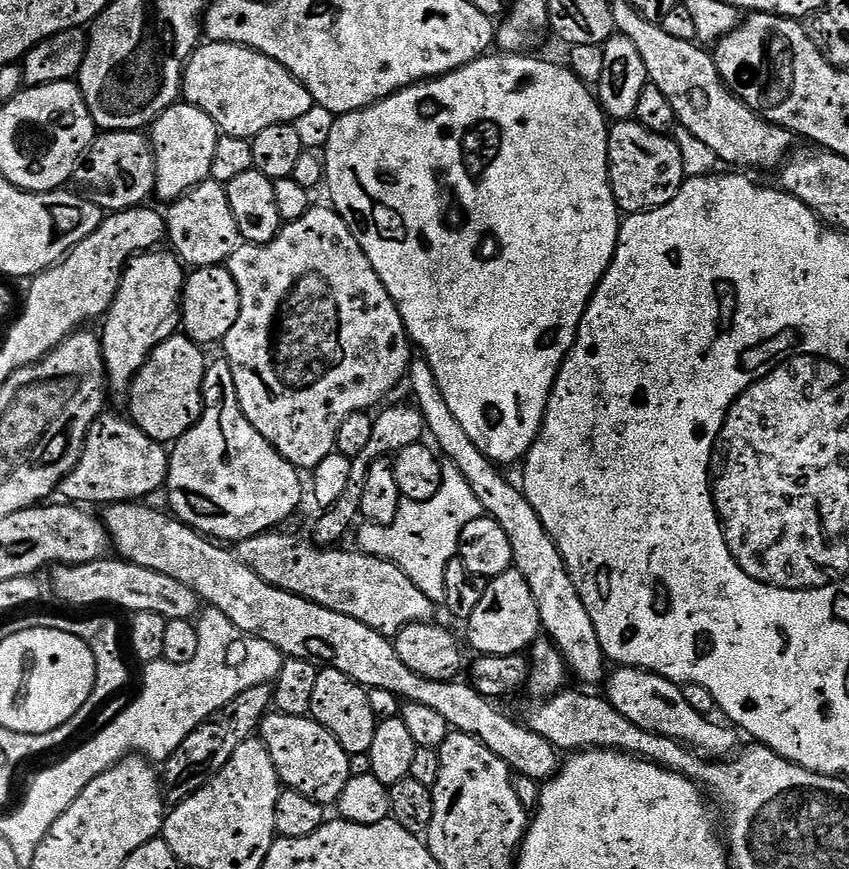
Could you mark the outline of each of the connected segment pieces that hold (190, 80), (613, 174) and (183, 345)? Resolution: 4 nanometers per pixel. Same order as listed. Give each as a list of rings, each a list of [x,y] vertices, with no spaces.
[[[214,43],[200,45],[188,60],[184,74],[183,99],[210,114],[221,133],[253,140],[260,132],[278,124],[294,124],[315,109],[312,95],[281,63],[267,58],[241,43]]]
[[[637,120],[617,121],[608,132],[608,177],[615,204],[625,215],[666,205],[678,187],[678,153],[676,141],[663,138]]]
[[[177,334],[155,348],[147,363],[144,364],[143,370],[138,372],[133,380],[130,389],[131,417],[143,432],[157,444],[175,443],[200,420],[205,408],[203,391],[208,365],[208,358],[205,358],[203,352],[205,352],[203,347],[195,340],[189,339],[186,334]]]

